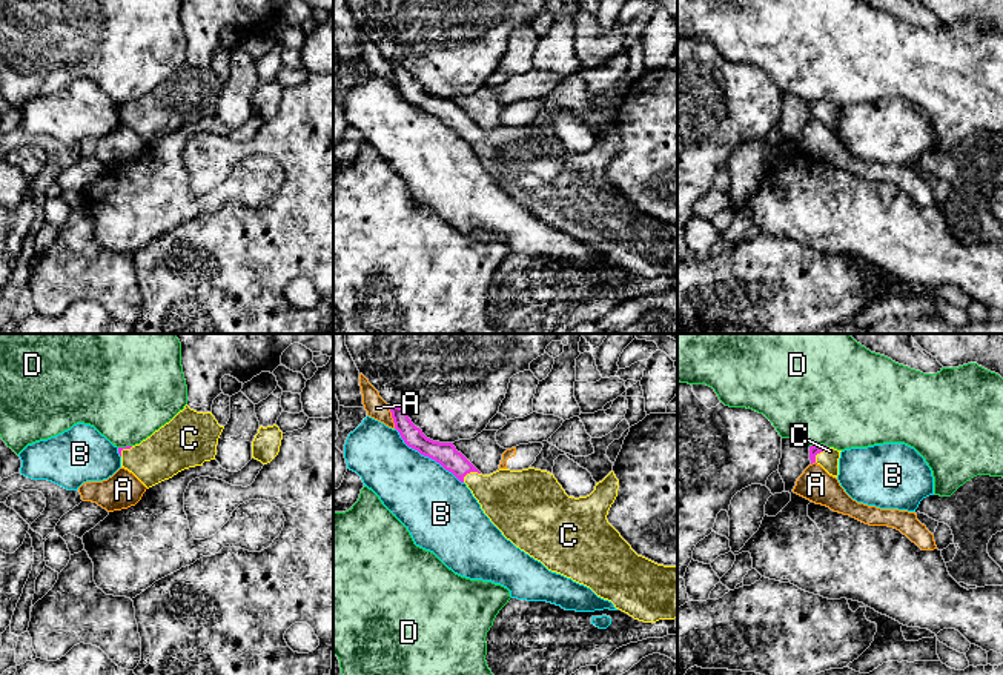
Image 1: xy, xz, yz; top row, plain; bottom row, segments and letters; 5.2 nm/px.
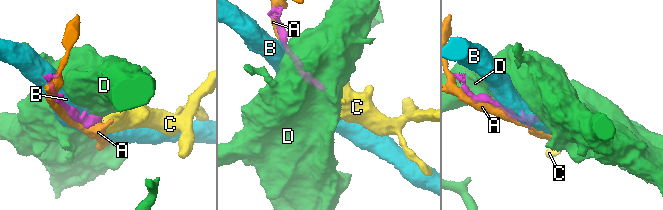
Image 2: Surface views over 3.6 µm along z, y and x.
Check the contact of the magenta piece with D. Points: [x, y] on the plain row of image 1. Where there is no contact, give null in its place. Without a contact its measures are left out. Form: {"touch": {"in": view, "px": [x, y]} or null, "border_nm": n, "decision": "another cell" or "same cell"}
{"touch": {"in": "yz", "px": [819, 100]}, "border_nm": 110, "decision": "another cell"}

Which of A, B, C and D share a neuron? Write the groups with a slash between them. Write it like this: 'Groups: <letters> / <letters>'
Groups: A / B / C / D

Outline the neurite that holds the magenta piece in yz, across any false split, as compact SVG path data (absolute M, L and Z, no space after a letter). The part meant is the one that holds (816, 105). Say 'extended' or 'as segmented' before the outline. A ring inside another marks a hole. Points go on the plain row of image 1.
extended | M816 100L809 101L809 115L811 120L813 118L820 120L829 131L837 134L840 108L842 106L828 103L825 100Z

